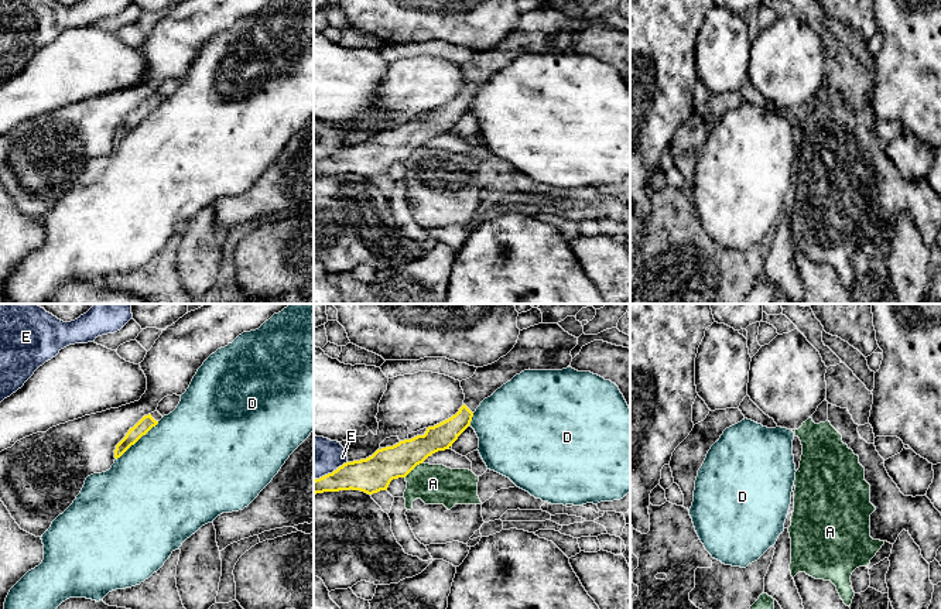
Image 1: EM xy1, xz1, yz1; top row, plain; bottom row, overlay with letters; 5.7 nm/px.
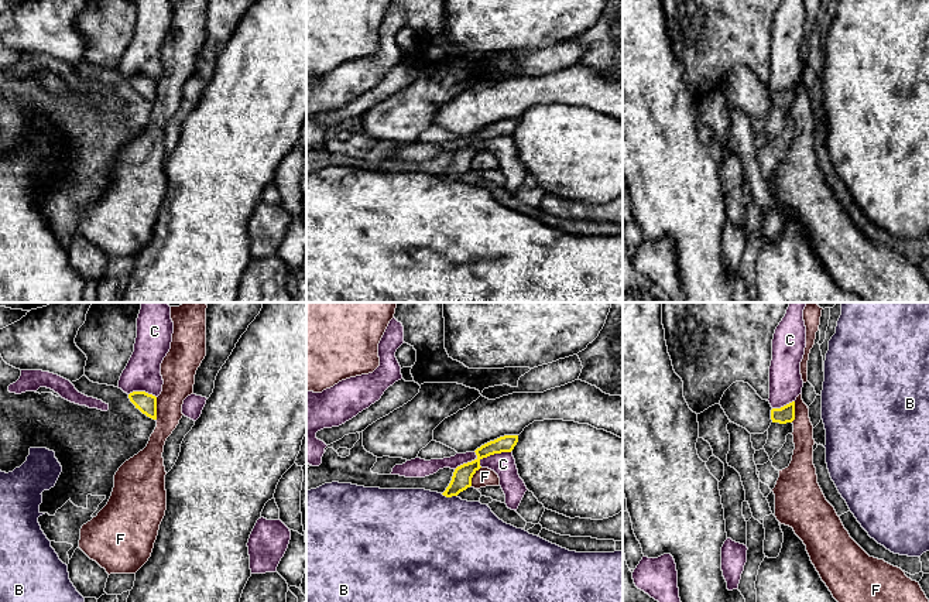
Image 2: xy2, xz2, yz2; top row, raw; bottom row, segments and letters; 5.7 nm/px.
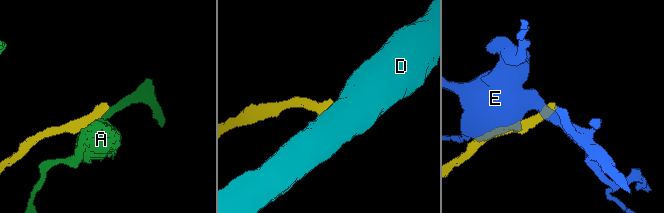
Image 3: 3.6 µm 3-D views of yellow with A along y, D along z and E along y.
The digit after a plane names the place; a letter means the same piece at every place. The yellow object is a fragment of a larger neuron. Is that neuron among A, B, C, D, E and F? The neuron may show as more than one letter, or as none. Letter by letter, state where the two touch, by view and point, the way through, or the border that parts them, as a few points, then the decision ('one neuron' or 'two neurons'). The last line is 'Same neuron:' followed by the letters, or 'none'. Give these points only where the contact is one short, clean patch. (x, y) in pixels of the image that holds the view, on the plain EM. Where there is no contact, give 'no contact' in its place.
A: contact xz1 (413, 151); border xz1 (423, 144), (404, 160); two neurons
B: contact xz2 (449, 180); two neurons
C: contact xz2 (482, 142); two neurons
D: contact xy1 (137, 123); border xy1 (158, 105), (116, 143); two neurons
E: contact xz1 (329, 157); two neurons
F: contact xy2 (156, 92); border xy2 (157, 81), (156, 103); two neurons
Same neuron: none

